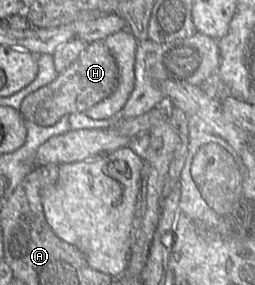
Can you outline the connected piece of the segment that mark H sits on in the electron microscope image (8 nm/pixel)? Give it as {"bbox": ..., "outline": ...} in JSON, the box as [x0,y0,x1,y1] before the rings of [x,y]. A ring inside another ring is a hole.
{"bbox":[20,41,118,127],"outline":[[[103,41],[87,44],[80,56],[50,84],[39,88],[24,98],[20,113],[25,120],[49,127],[63,116],[86,112],[95,104],[109,97],[118,84],[118,68]]]}

